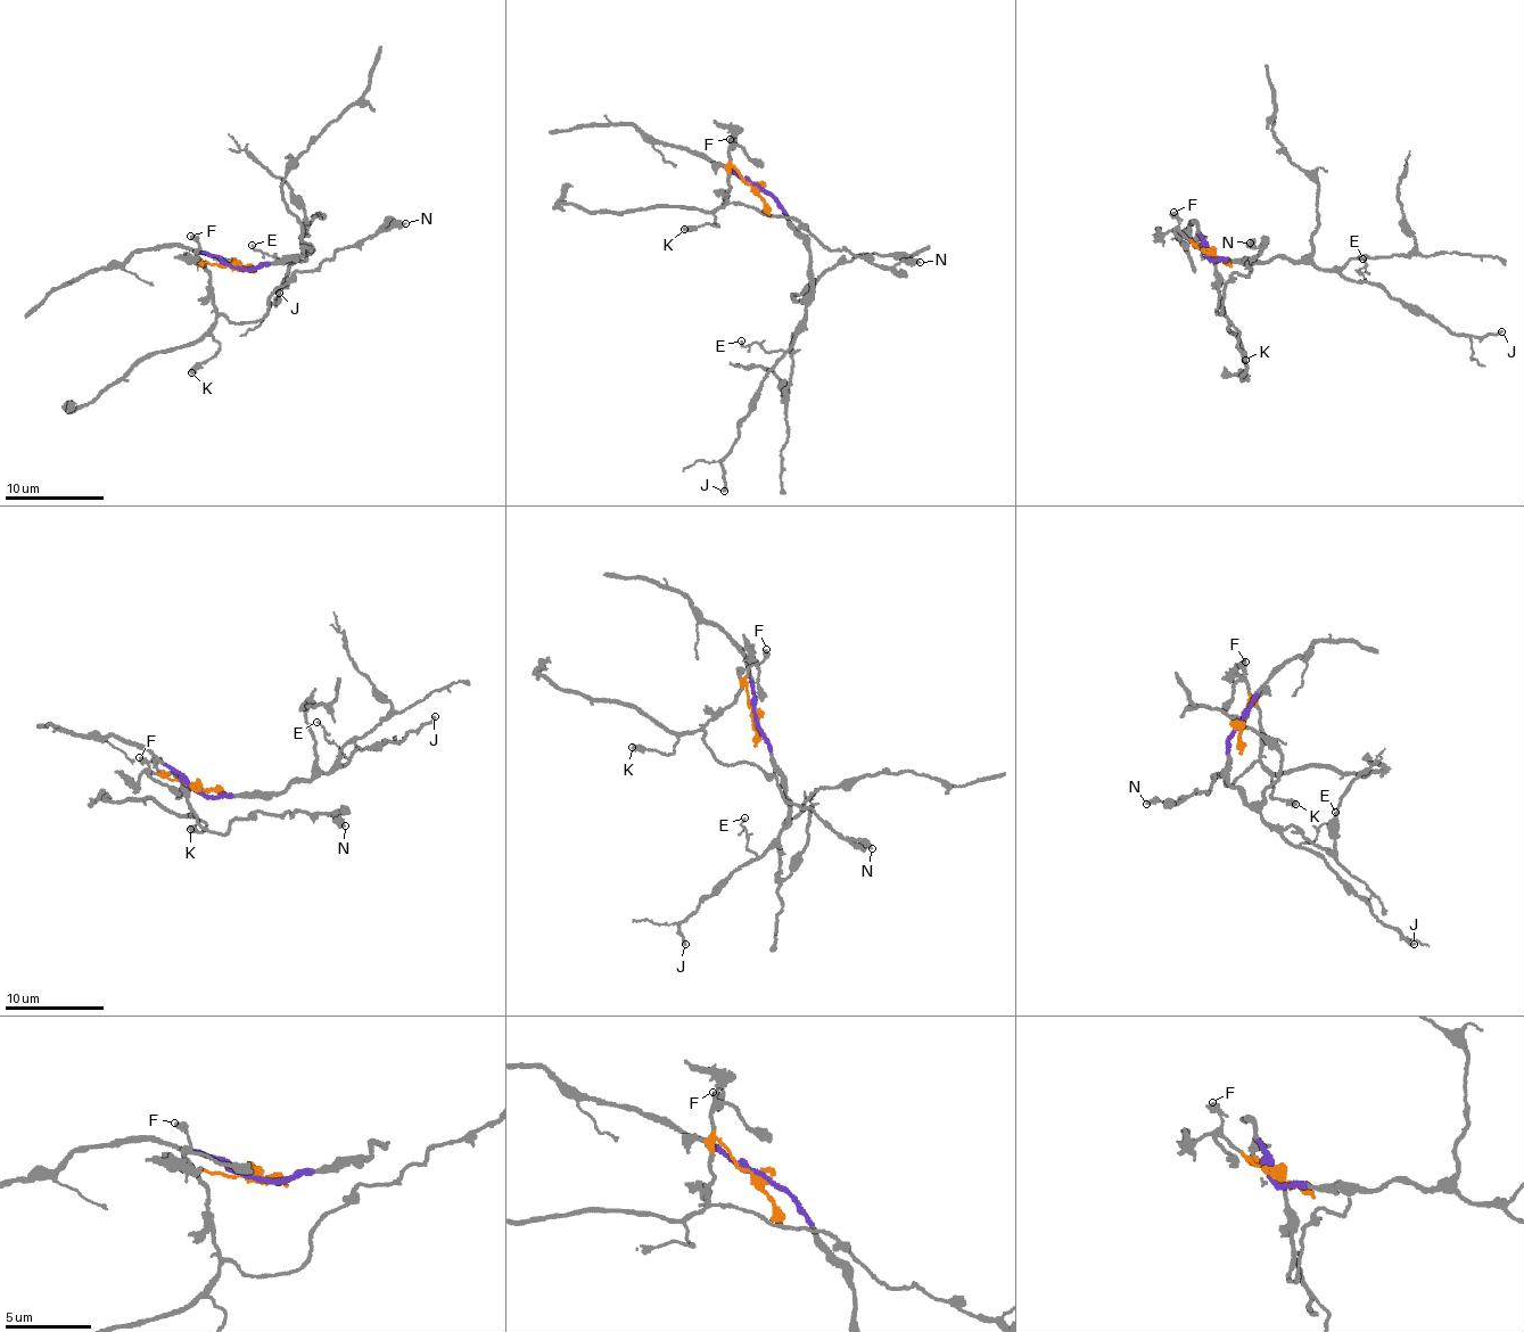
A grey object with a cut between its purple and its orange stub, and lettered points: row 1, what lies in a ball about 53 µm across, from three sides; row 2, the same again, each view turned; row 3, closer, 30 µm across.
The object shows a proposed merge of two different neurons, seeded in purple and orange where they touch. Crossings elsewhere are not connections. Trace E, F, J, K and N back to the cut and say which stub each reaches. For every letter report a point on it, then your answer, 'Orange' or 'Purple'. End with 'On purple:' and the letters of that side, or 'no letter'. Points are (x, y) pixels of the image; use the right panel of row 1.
E: Place: (1362, 258). Purple
F: Place: (1174, 212). Orange
J: Place: (1501, 331). Purple
K: Place: (1245, 360). Orange
N: Place: (1250, 243). Orange
On purple: E, J

